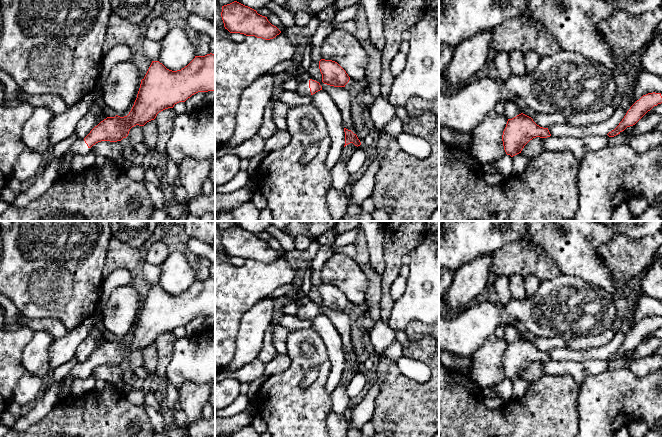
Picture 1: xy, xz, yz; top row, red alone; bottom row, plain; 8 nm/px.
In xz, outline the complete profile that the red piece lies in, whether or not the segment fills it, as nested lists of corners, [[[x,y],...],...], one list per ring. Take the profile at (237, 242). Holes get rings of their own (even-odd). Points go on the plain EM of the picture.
[[[237,225],[222,230],[221,241],[225,253],[230,257],[255,260],[265,264],[273,263],[281,257],[268,245],[267,241]]]

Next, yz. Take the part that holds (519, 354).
[[[521,337],[512,343],[508,343],[502,365],[506,378],[513,381],[521,377],[524,370],[533,362],[550,360],[548,352],[540,351],[531,341]]]

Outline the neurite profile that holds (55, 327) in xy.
[[[22,317],[18,322],[20,326],[28,326],[33,331],[47,331],[55,339],[65,336],[68,331],[64,324],[54,318],[45,318],[45,319],[29,319]]]

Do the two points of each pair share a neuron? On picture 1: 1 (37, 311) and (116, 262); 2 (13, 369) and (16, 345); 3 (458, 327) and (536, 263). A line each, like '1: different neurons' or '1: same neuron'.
1: different neurons
2: same neuron
3: different neurons

